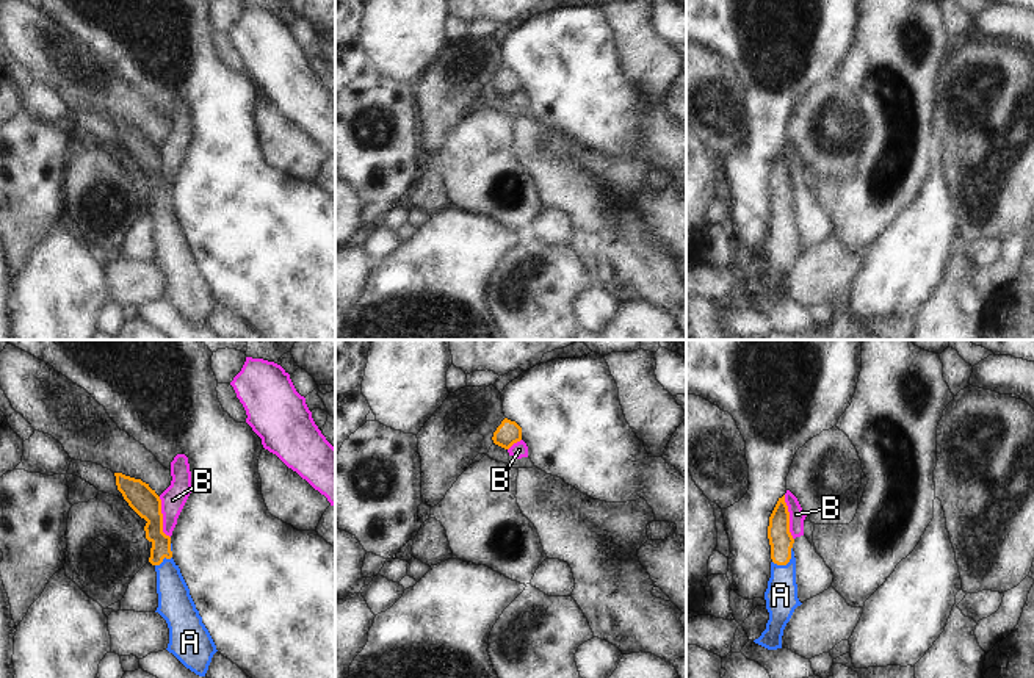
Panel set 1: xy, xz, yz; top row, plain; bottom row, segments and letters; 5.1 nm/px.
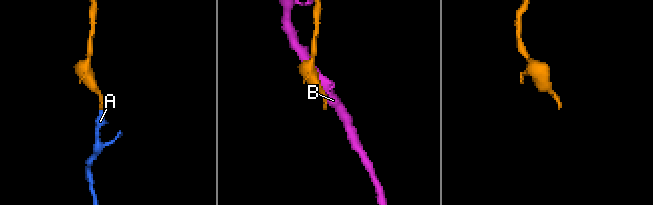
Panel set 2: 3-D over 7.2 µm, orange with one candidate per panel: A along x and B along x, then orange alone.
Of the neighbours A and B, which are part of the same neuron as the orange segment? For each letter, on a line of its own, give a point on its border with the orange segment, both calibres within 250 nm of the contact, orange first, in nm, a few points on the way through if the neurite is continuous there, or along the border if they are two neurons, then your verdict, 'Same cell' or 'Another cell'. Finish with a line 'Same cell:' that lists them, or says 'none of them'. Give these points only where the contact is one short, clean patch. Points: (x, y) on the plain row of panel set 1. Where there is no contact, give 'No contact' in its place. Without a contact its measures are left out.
A: Touches orange at yz (787, 212). Thickness 120 nm (orange) against 160 nm. Path across: yz (780, 188), (787, 212), (780, 245). Same cell
B: Touches orange at yz (788, 166). Thickness 120 nm (orange) against 80 nm. Boundary: yz (784, 144), (788, 162), (788, 180), (793, 188). Another cell
Same cell: A.

